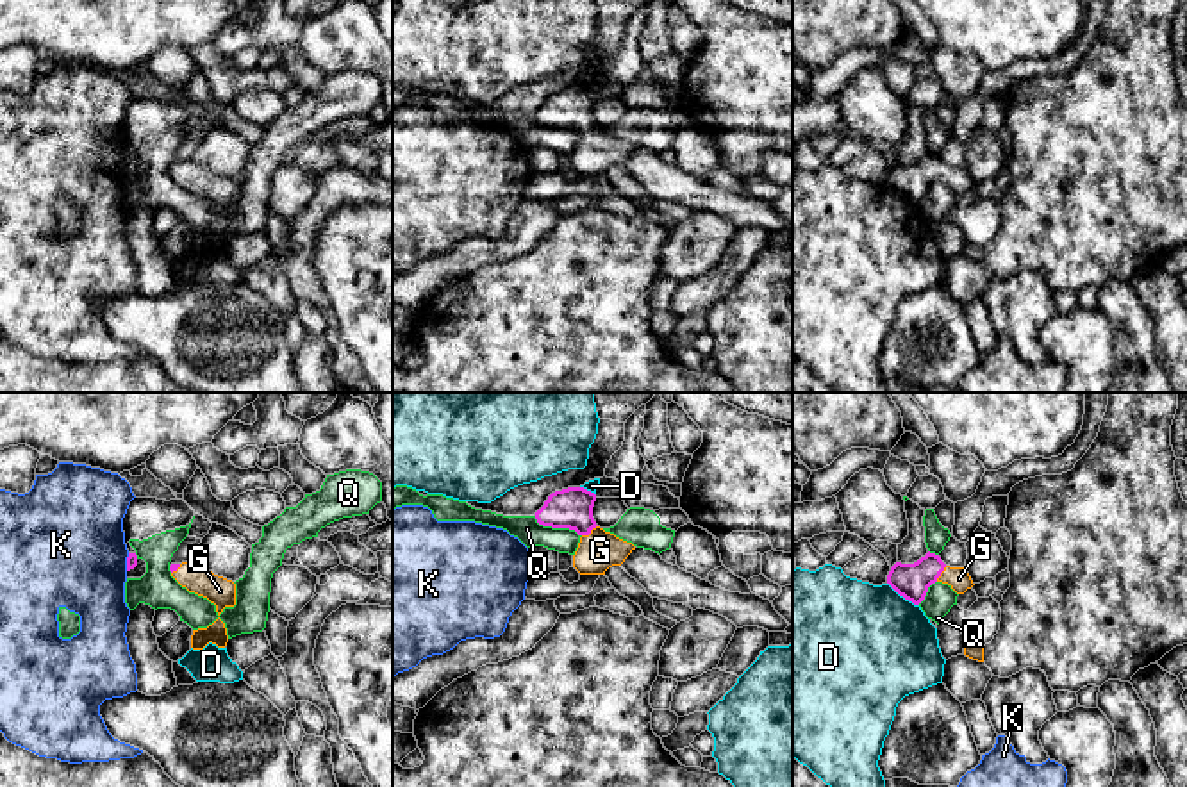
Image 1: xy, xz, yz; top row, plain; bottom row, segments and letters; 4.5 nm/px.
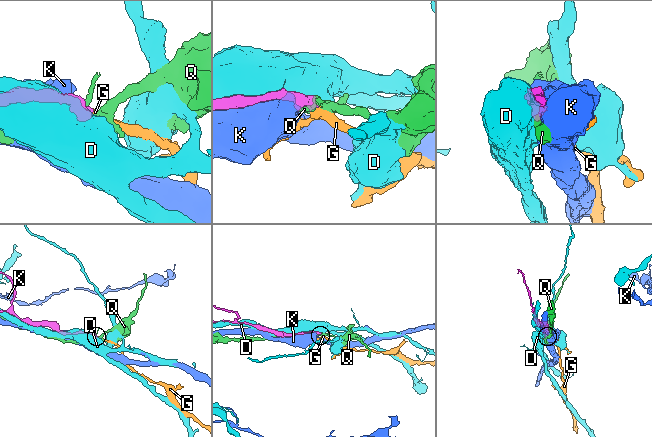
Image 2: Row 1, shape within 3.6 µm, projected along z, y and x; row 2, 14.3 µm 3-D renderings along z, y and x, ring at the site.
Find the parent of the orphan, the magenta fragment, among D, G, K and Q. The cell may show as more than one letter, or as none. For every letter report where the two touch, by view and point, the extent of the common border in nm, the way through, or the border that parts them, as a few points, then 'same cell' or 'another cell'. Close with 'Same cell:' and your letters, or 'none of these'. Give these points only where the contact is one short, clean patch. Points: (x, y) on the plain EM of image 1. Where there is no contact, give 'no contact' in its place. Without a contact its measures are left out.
D: contact yz (904, 197); length 180 nm; another cell
G: contact xz (589, 132); length 90 nm; way xz (572, 107), (589, 132), (600, 150); same cell
K: contact xy (127, 163); length 80 nm; another cell
Q: contact xz (557, 127); length 240 nm; border xz (534, 116), (543, 125), (568, 127), (581, 136); another cell
Same cell: G

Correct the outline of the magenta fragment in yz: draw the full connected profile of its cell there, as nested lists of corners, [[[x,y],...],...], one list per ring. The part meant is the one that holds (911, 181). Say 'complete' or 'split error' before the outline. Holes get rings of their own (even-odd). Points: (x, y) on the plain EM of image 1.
split error; [[[930,152],[914,164],[896,162],[887,175],[887,184],[914,205],[925,200],[928,187],[935,182],[948,184],[957,195],[975,186],[966,166],[950,168]]]

